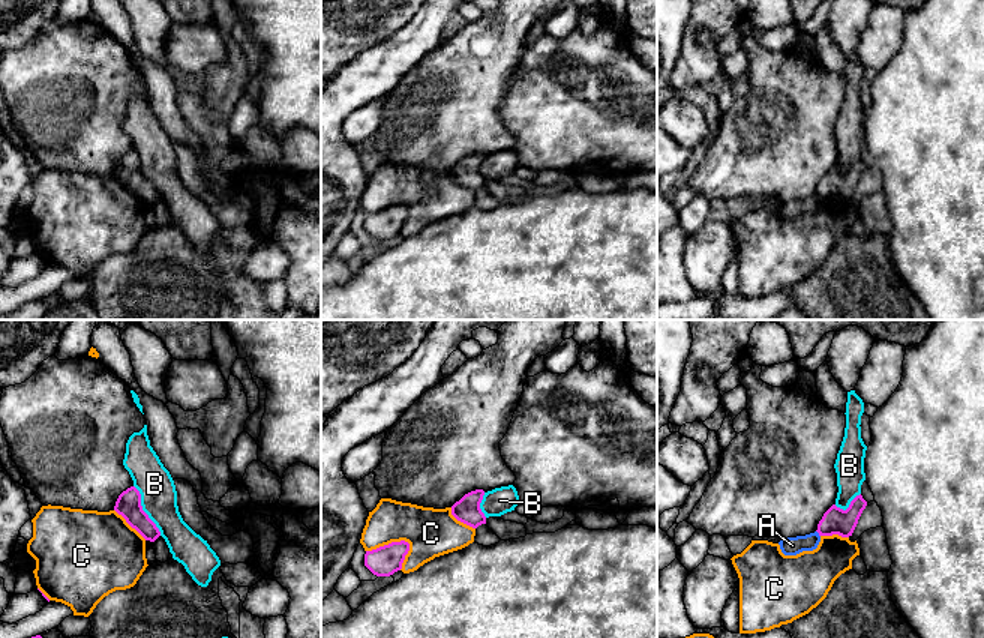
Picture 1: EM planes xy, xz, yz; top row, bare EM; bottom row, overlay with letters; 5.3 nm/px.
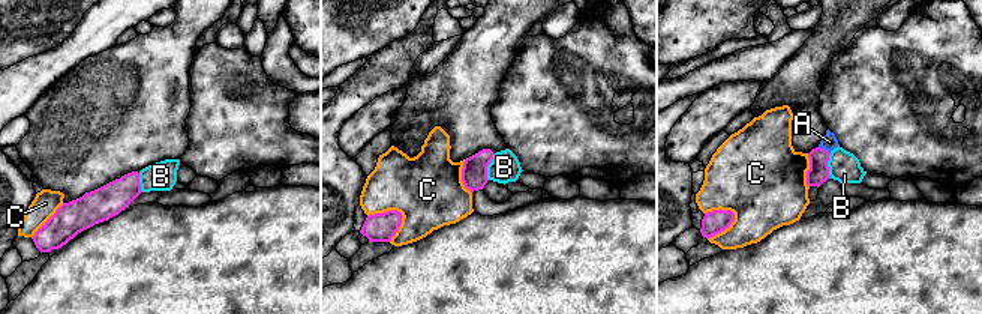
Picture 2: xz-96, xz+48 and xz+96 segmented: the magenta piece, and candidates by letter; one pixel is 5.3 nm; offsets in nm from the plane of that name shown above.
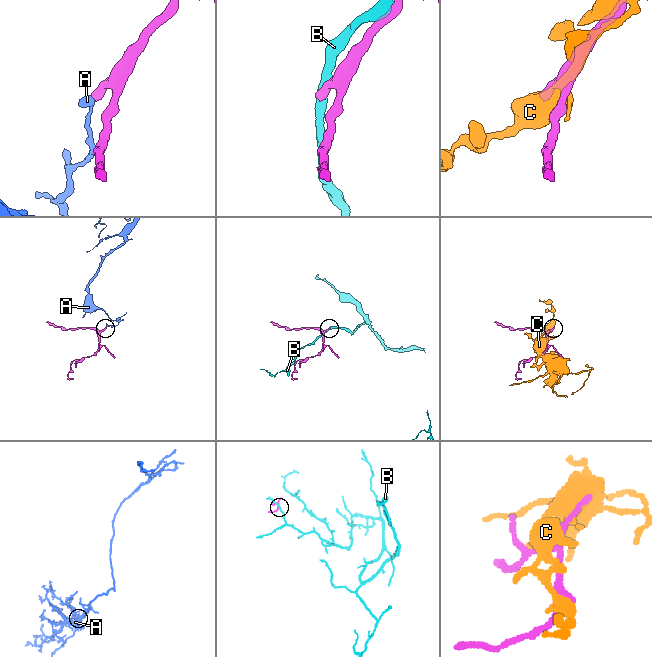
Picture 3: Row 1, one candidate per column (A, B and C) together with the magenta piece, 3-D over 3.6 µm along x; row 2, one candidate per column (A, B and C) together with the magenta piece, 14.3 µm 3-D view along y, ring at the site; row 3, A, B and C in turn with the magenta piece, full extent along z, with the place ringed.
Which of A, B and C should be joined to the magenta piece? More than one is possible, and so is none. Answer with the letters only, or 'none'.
none

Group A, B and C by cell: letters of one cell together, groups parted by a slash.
A / B / C

